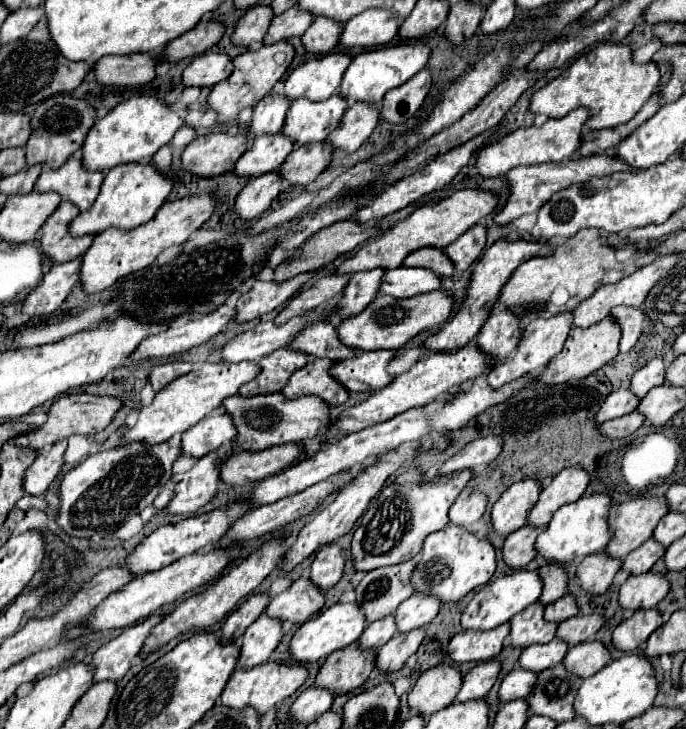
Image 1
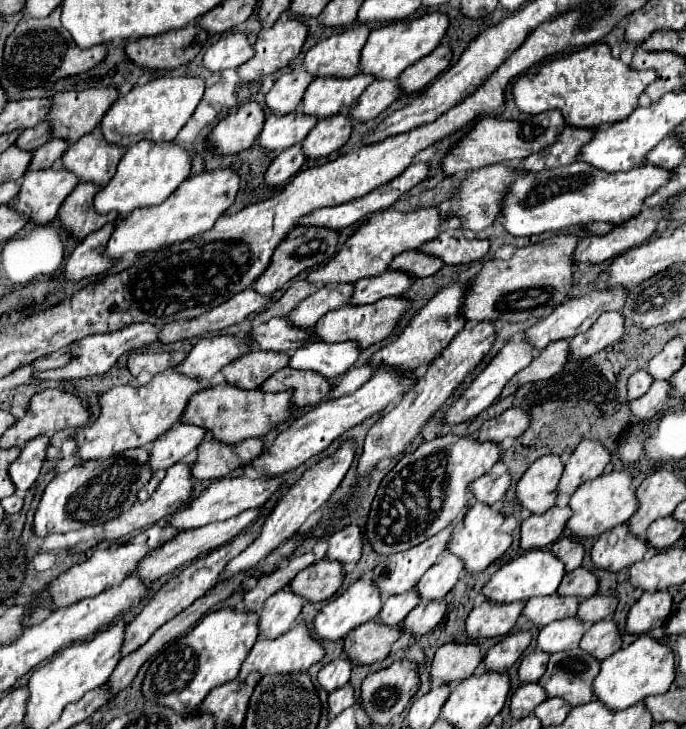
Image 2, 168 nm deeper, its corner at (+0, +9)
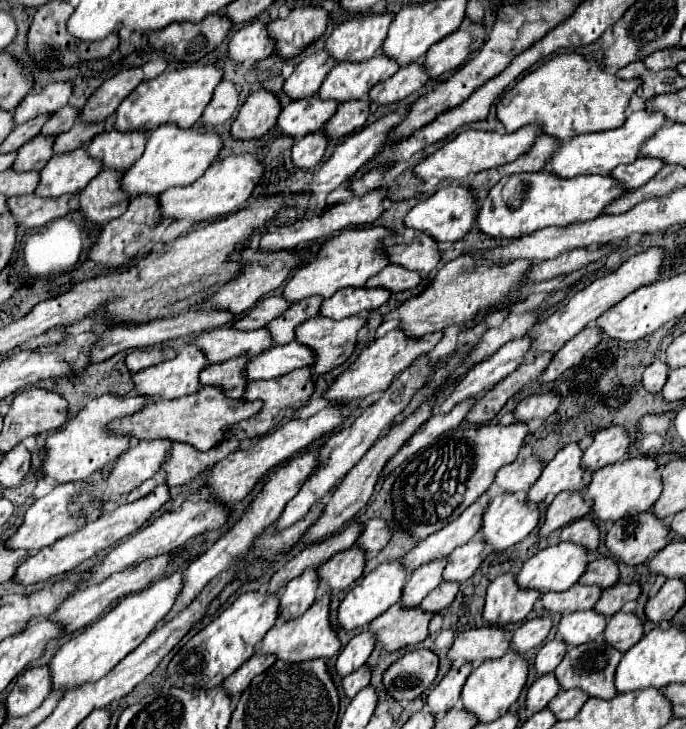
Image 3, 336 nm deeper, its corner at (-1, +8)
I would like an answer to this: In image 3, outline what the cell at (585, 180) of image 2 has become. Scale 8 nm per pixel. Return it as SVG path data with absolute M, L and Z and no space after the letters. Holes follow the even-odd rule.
M534 172L524 176L510 176L500 180L490 194L482 200L478 212L476 212L476 228L492 238L508 238L522 236L524 232L536 232L546 226L568 226L572 222L584 222L592 220L594 216L600 216L604 206L608 206L616 196L620 196L624 190L616 180L610 176L576 176L576 180L550 180L548 172Z

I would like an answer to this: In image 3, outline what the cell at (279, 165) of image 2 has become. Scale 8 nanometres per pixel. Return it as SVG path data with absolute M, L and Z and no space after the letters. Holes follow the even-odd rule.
M318 130L318 132L312 132L312 134L296 140L296 144L292 148L294 164L298 168L304 168L304 170L316 166L322 160L324 152L326 152L326 146L328 146L326 138L328 136L322 130Z

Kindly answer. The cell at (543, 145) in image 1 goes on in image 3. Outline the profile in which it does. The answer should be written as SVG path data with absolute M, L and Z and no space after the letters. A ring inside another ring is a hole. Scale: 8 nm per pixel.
M528 124L512 134L498 134L498 132L482 132L482 130L466 130L462 134L458 134L454 140L450 140L448 144L444 144L440 150L436 150L432 156L424 158L416 168L414 168L414 176L428 180L428 178L450 178L450 180L458 180L464 182L468 176L474 176L482 170L488 168L498 168L500 164L508 164L512 160L516 160L516 156L520 156L520 152L528 152L532 140L540 134L540 126L536 124Z

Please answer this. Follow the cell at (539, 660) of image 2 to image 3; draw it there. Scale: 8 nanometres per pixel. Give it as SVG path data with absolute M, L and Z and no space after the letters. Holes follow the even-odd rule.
M564 640L546 642L540 648L536 662L534 662L538 674L542 676L542 674L548 674L548 672L554 672L554 668L560 664L560 660L566 656L566 652L568 652L568 644Z

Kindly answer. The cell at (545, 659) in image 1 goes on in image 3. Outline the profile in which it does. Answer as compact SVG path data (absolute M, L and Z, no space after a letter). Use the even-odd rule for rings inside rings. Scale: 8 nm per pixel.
M584 610L584 612L570 612L564 614L558 624L558 634L564 642L568 642L570 648L576 644L592 642L596 636L600 636L606 628L606 618L598 614L596 610Z

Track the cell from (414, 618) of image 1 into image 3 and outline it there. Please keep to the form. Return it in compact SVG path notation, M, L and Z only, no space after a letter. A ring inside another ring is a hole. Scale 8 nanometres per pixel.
M480 536L472 538L468 544L456 548L448 556L448 564L444 568L444 580L452 580L452 582L468 580L482 564L484 554L486 554L486 542Z

